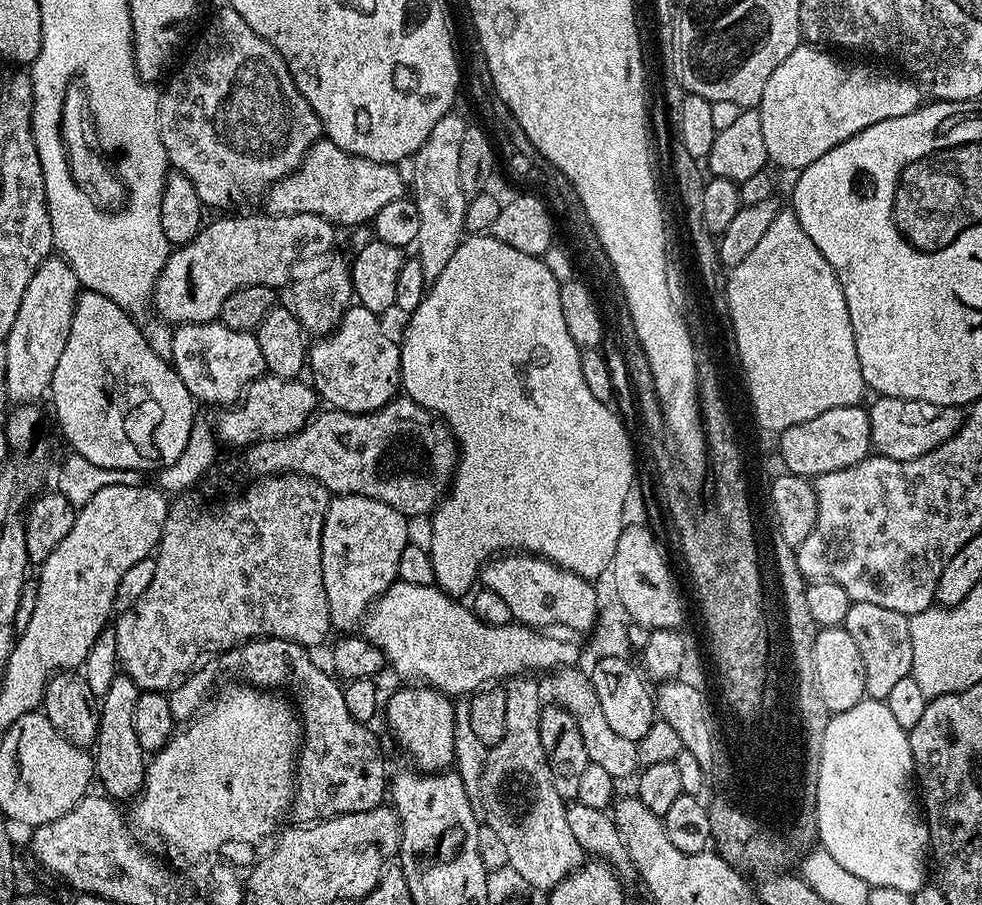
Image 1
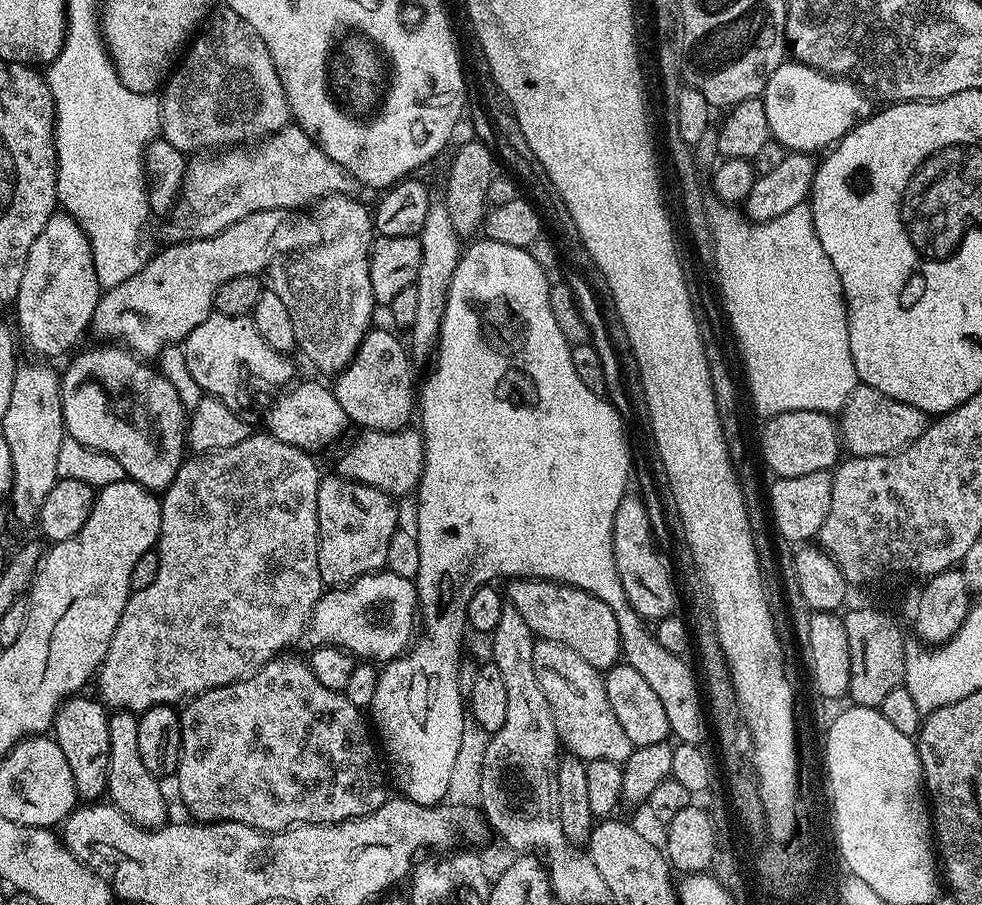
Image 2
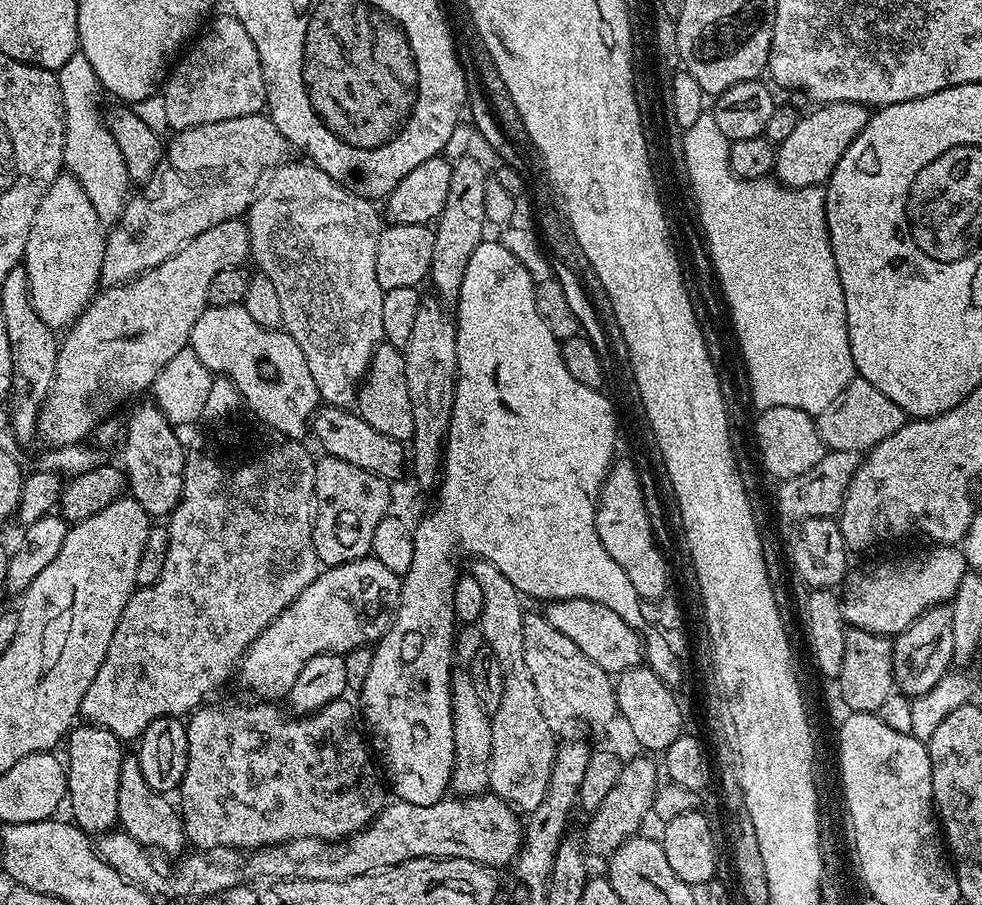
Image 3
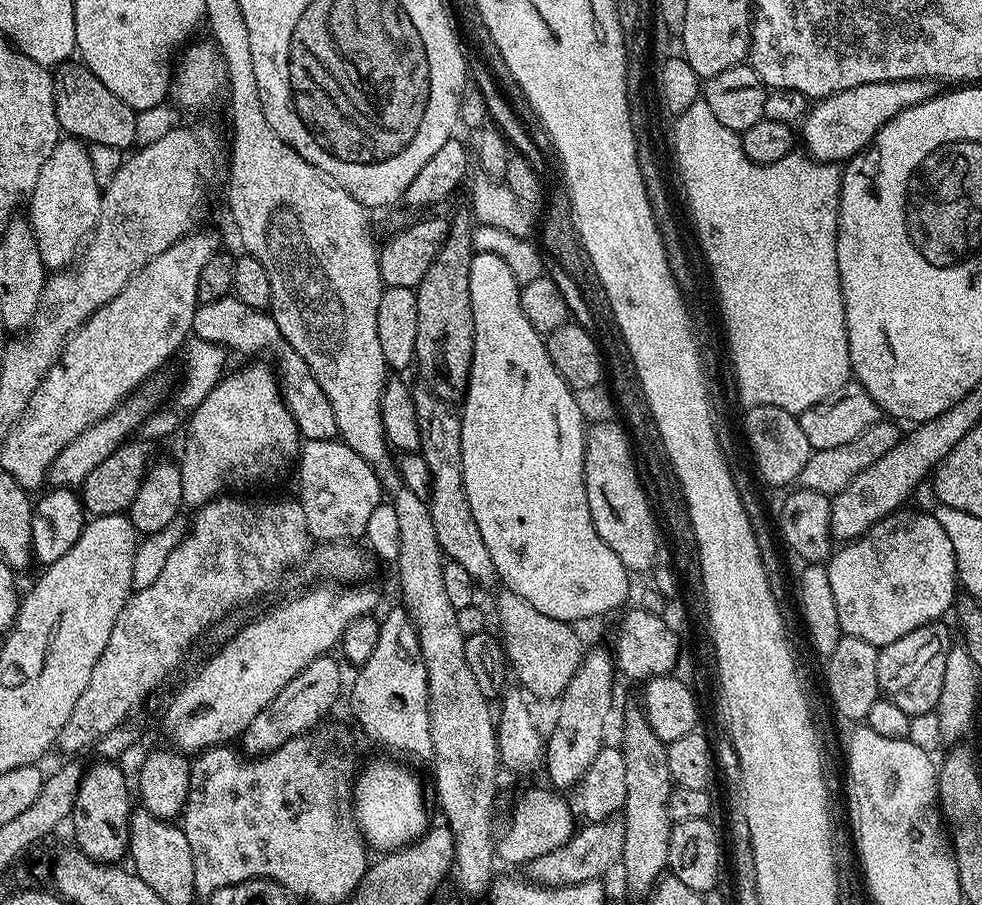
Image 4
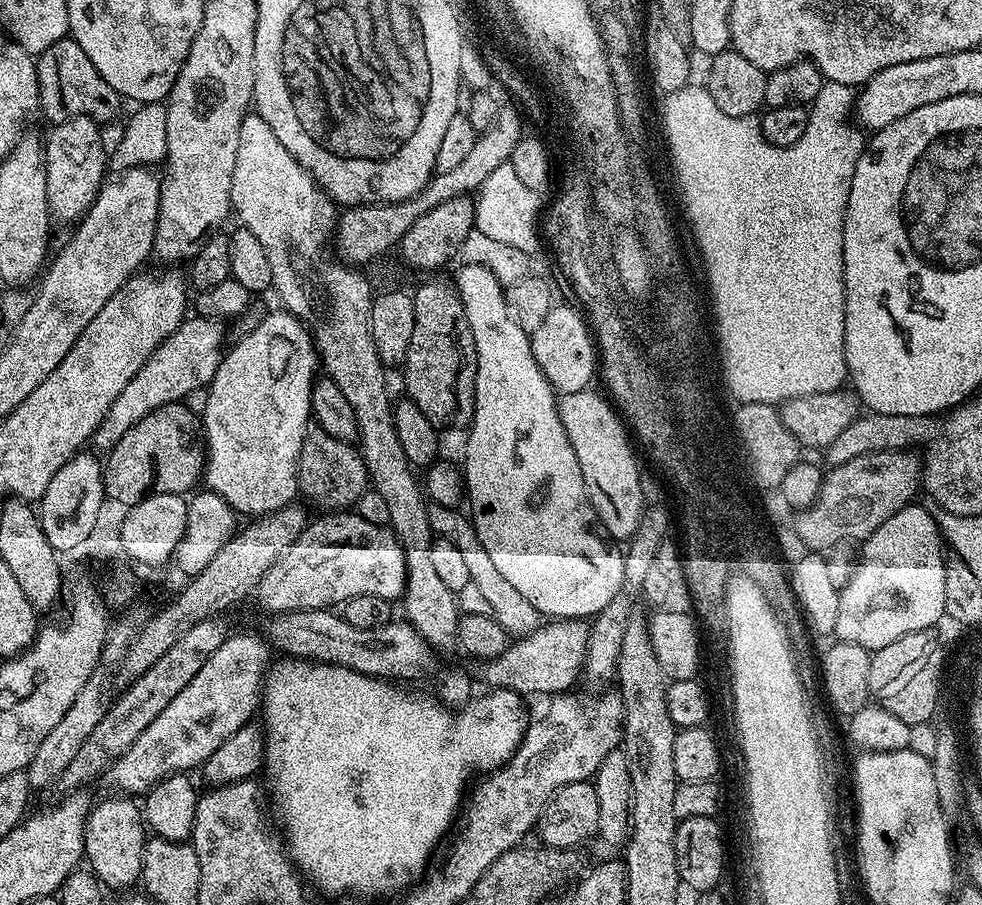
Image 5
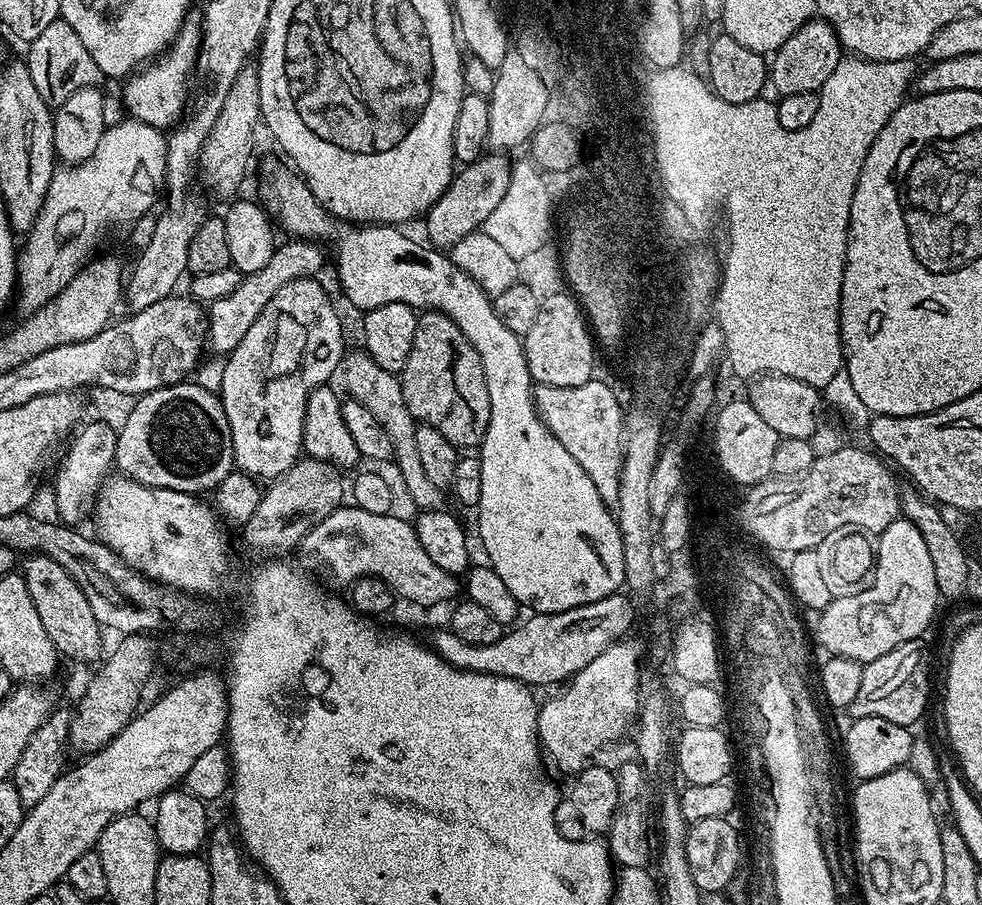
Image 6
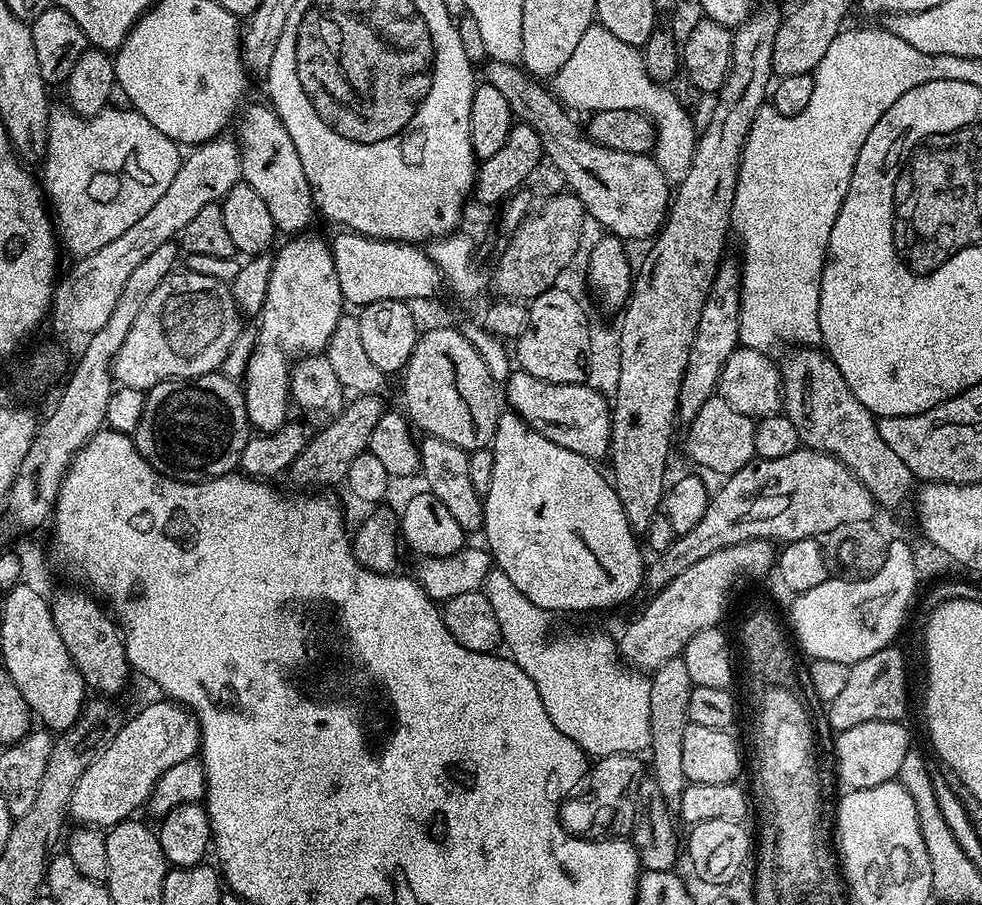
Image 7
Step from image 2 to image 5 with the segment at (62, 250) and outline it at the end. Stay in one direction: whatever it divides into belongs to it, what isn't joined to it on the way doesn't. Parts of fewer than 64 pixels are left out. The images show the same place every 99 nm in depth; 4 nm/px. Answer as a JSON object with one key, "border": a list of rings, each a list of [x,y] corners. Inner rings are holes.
{"border":[[[75,116],[47,129],[44,142],[46,166],[46,198],[51,219],[76,222],[88,211],[100,186],[106,179],[104,173],[104,140],[100,137],[101,125],[88,116]]]}

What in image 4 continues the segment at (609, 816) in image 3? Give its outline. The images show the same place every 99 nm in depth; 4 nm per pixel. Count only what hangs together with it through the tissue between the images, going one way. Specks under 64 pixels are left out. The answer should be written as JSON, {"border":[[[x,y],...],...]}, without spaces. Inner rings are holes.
{"border":[[[620,818],[611,820],[593,820],[577,827],[574,835],[558,850],[534,858],[526,866],[529,881],[550,888],[567,888],[570,884],[581,884],[587,880],[600,880],[603,872],[621,863],[620,855],[626,842],[624,821]]]}

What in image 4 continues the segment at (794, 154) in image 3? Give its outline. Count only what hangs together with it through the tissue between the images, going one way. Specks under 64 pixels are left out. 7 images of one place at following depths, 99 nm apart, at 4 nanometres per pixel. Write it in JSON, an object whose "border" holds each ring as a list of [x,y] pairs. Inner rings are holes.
{"border":[[[891,80],[890,82],[866,82],[866,86],[854,86],[850,90],[842,90],[833,96],[826,96],[817,99],[815,103],[808,108],[806,115],[802,120],[802,144],[805,144],[807,155],[813,160],[821,160],[823,164],[835,164],[837,162],[847,162],[852,157],[863,152],[872,139],[902,110],[910,106],[918,106],[922,102],[932,99],[937,95],[938,84],[934,80]]]}

